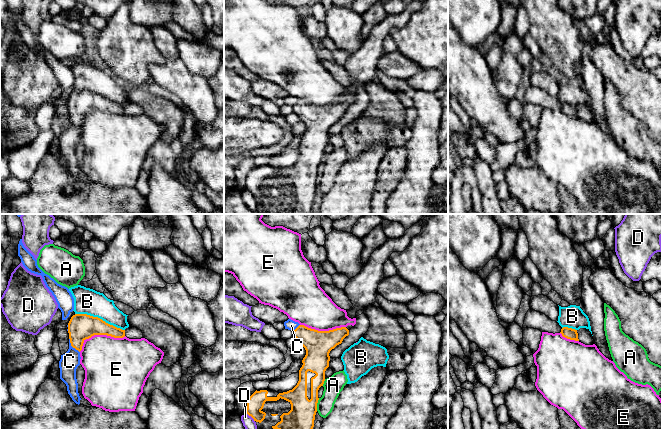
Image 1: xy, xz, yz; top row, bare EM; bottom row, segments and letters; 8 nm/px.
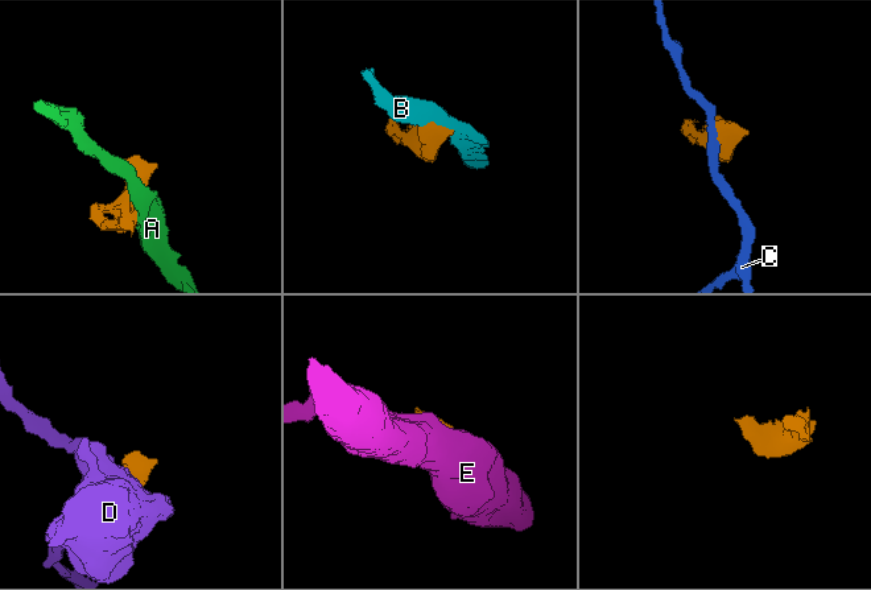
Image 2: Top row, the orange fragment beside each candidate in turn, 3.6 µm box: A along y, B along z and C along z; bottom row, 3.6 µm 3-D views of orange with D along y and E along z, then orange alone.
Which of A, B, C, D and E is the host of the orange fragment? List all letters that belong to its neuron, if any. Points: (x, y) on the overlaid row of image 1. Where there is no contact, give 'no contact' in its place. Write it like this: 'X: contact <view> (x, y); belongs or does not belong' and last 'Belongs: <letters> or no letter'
A: contact xz (316, 404); does not belong
B: contact xy (99, 318); does not belong
C: contact xy (72, 346); does not belong
D: contact xz (251, 416); does not belong
E: contact xy (99, 334); does not belong
Belongs: no letter

